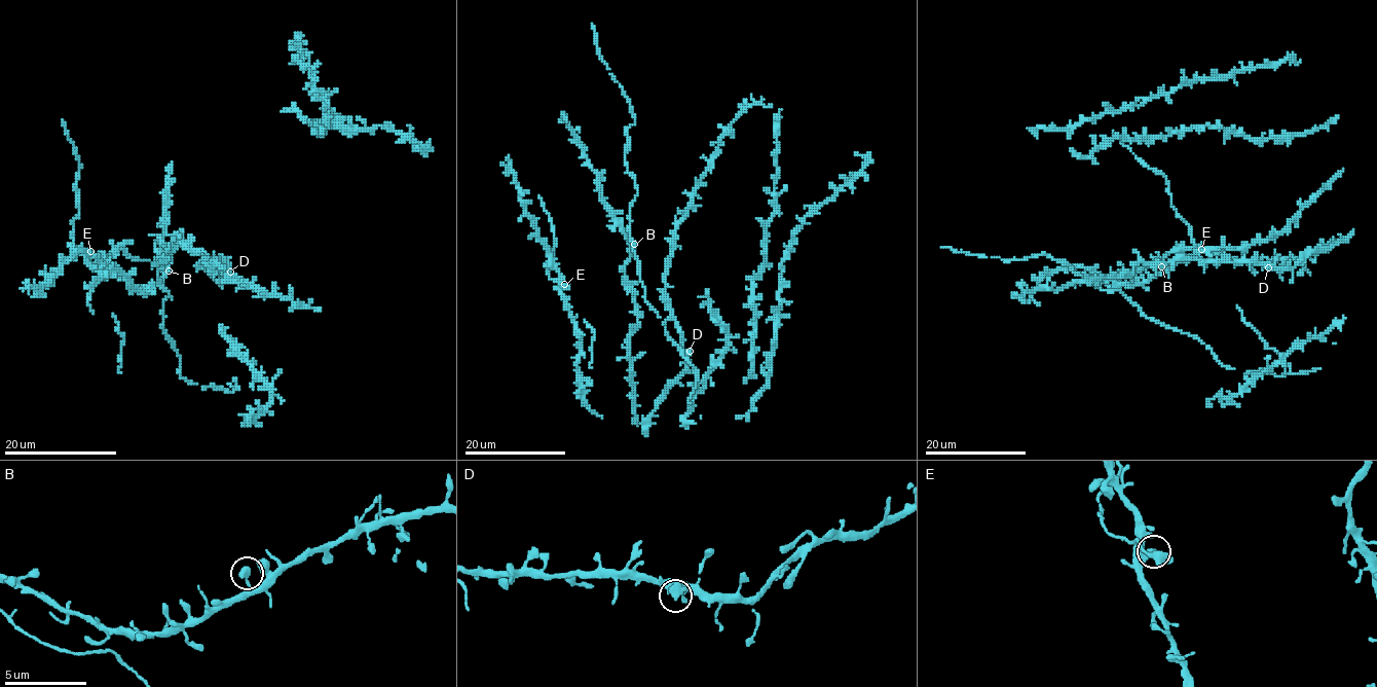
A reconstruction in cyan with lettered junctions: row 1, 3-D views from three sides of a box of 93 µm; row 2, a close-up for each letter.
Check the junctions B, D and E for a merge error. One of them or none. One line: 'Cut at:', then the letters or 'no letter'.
Cut at: no letter

